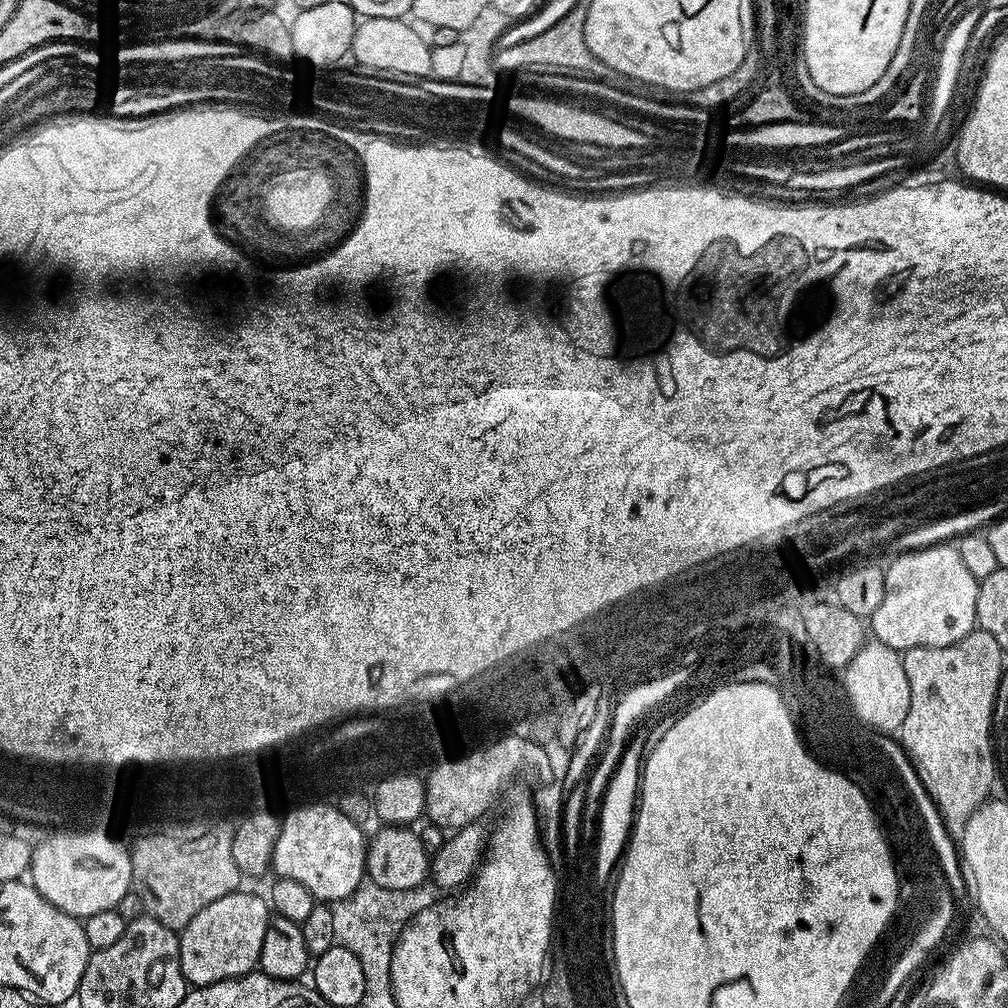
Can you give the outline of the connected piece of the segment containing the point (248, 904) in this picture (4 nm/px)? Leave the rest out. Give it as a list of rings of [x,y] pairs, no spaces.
[[[237,890],[210,902],[179,933],[182,974],[189,985],[217,984],[223,980],[236,980],[246,976],[260,963],[262,938],[266,938],[266,926],[270,904],[263,895]]]

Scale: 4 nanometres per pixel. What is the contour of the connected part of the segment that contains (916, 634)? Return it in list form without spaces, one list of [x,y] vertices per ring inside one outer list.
[[[943,542],[895,558],[884,573],[882,602],[870,618],[871,635],[879,643],[903,654],[909,648],[950,646],[973,631],[978,582],[962,566],[955,547]]]

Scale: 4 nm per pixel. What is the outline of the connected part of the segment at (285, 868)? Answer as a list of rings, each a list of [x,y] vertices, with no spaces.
[[[335,803],[330,804],[304,804],[301,808],[292,806],[280,820],[280,833],[274,842],[272,851],[271,871],[277,877],[302,882],[306,890],[316,897],[320,902],[335,902],[354,894],[354,890],[359,888],[366,880],[366,869],[364,863],[368,857],[366,847],[365,829],[361,825],[355,824],[345,814],[342,814]]]

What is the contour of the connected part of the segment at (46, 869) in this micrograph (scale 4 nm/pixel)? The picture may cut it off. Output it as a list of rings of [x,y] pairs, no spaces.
[[[72,830],[67,833],[68,848],[52,840],[35,849],[30,869],[30,883],[58,910],[83,918],[98,910],[115,908],[134,884],[132,854],[116,844],[116,836],[103,830]]]

